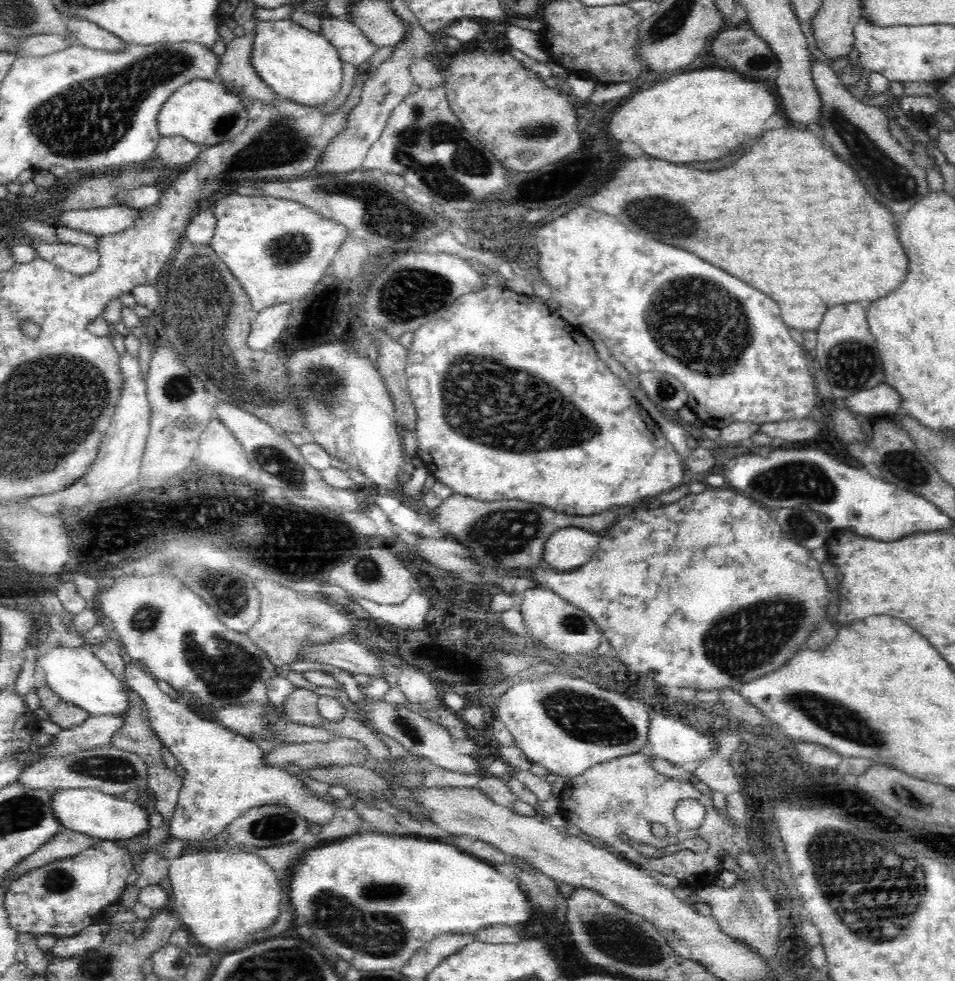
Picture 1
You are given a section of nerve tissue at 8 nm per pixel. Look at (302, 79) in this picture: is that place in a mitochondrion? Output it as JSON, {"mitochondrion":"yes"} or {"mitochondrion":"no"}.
{"mitochondrion":"no"}

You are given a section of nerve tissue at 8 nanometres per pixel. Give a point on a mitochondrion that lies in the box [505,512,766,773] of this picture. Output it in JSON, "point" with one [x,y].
{"point":[587,718]}

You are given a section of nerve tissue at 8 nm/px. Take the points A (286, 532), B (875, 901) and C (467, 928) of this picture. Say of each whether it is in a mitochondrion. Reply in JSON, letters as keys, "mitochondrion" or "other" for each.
{"A":"other","B":"mitochondrion","C":"other"}

